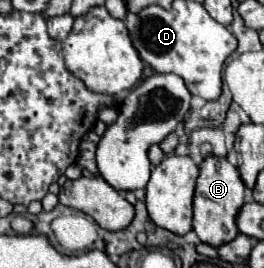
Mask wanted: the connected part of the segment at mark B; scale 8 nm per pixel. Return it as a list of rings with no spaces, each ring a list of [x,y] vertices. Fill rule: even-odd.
[[[210,154],[202,160],[194,194],[194,222],[192,222],[192,228],[202,242],[210,246],[220,246],[228,240],[234,240],[234,236],[238,234],[234,218],[240,206],[244,204],[244,190],[246,186],[240,178],[238,168],[232,166],[226,156]]]

